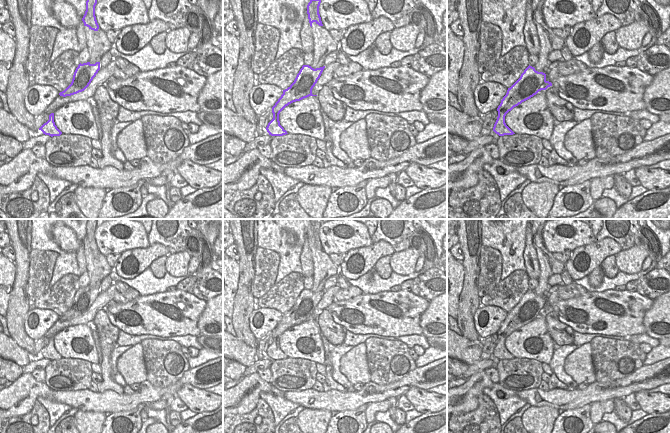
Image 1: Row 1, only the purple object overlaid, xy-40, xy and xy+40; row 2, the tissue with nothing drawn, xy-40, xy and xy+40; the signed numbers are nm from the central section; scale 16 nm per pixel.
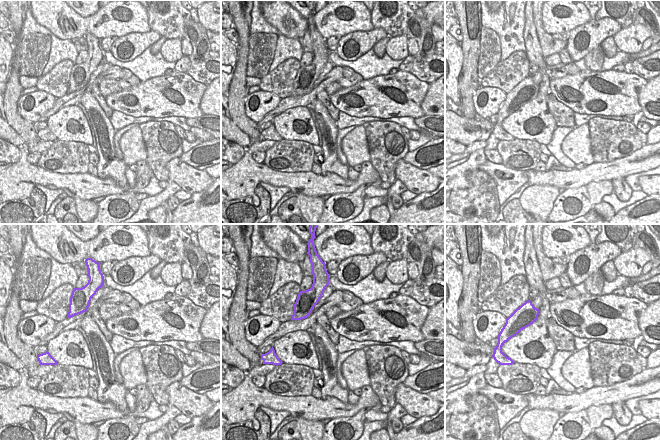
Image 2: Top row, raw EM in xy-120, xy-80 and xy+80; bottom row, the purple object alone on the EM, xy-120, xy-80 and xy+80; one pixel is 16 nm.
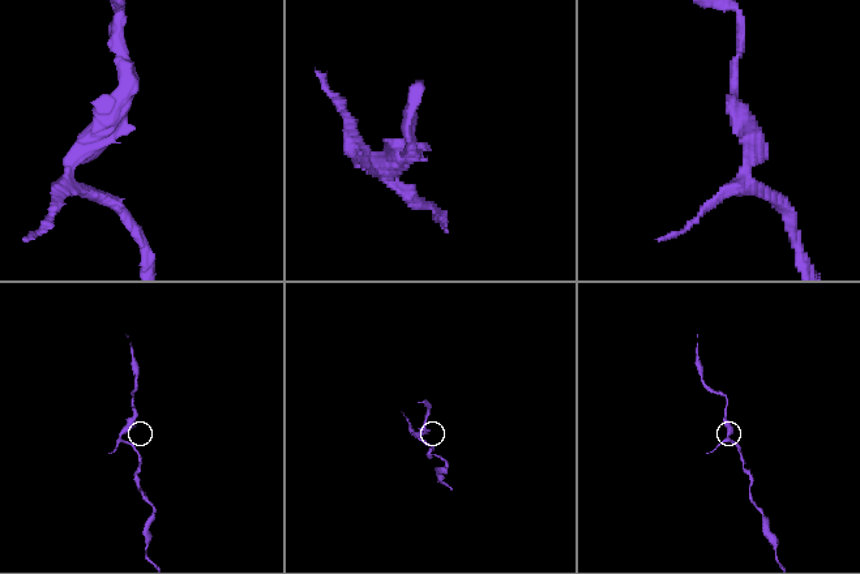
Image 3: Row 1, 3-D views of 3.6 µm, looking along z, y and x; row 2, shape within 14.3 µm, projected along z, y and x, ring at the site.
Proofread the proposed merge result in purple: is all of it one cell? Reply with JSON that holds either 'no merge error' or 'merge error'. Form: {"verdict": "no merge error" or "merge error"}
{"verdict": "no merge error"}

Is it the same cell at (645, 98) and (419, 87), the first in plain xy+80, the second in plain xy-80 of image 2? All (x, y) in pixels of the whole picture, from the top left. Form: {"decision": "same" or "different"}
{"decision": "different"}

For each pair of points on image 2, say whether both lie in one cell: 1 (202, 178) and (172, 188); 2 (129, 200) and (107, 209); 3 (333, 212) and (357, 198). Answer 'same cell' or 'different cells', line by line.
1: different cells
2: same cell
3: same cell

